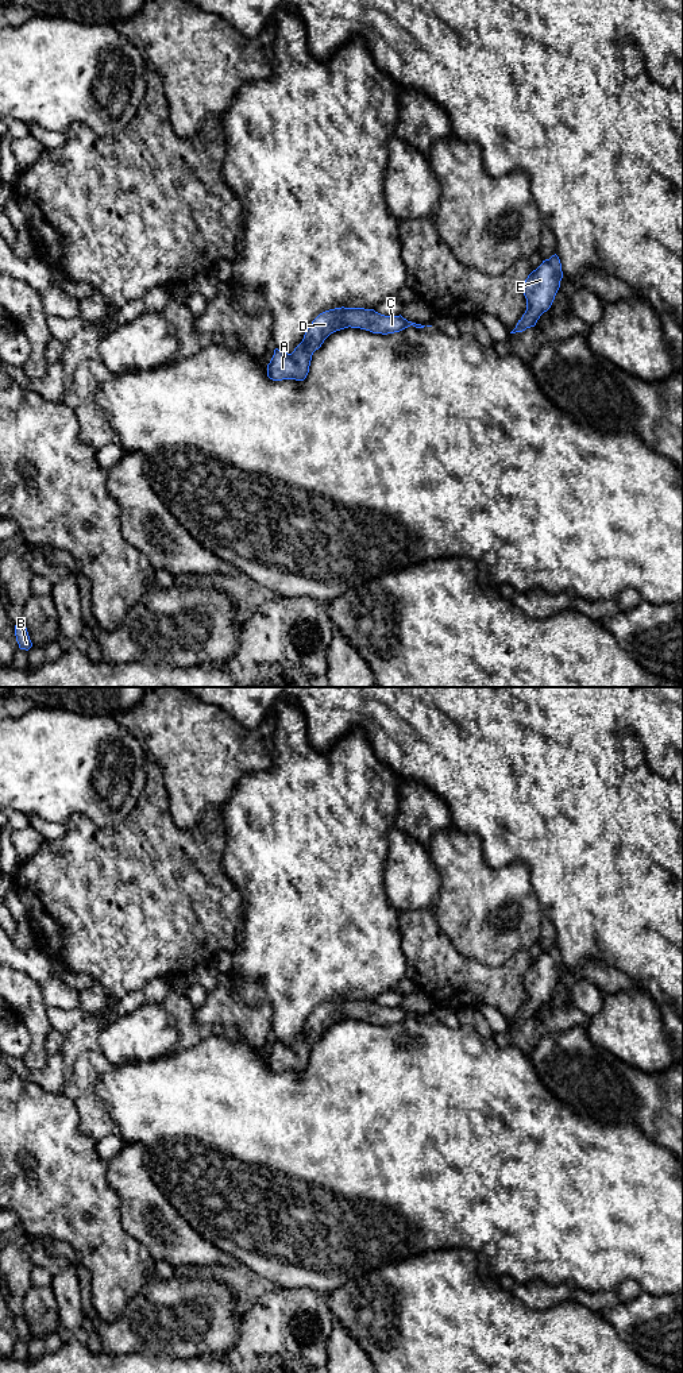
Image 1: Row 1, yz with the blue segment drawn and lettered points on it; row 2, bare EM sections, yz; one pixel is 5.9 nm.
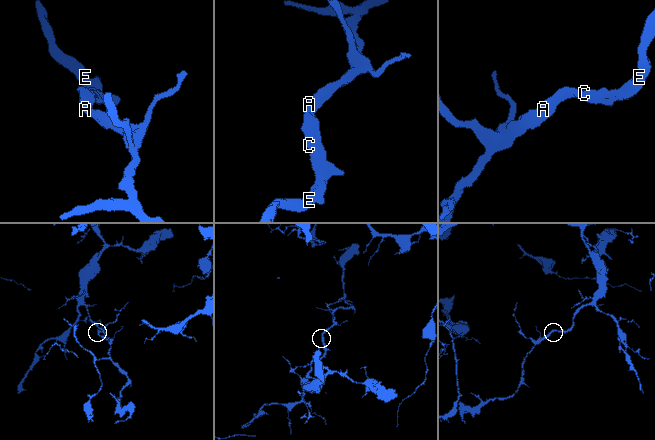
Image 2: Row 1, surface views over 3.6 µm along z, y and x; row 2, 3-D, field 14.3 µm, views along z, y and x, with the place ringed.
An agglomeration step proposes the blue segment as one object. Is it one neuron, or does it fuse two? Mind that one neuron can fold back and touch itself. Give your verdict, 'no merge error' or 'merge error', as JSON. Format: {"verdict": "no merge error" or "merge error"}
{"verdict": "no merge error"}

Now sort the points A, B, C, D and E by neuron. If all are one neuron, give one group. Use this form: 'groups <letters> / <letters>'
groups A B C D E

